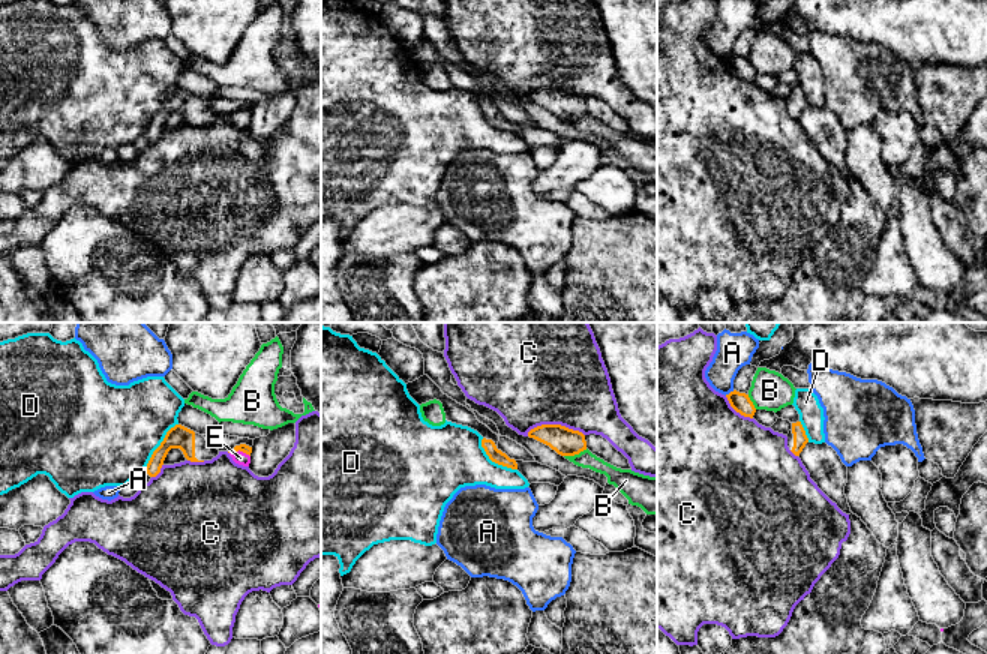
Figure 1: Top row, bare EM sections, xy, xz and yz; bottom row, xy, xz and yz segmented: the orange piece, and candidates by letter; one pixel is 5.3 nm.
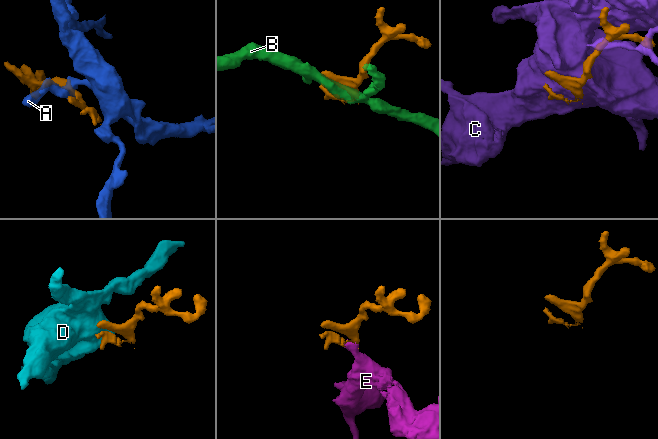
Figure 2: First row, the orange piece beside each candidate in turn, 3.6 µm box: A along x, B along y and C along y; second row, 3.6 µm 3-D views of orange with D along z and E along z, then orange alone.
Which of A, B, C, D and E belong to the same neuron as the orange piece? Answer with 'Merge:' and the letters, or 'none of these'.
Merge: E

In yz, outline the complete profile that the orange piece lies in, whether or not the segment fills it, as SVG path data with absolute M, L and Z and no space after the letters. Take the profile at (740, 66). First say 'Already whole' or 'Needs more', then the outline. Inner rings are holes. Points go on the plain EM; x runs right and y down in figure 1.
Already whole. M734 54L729 58L726 58L726 62L736 76L740 76L744 81L753 82L756 72L750 64L748 58Z

